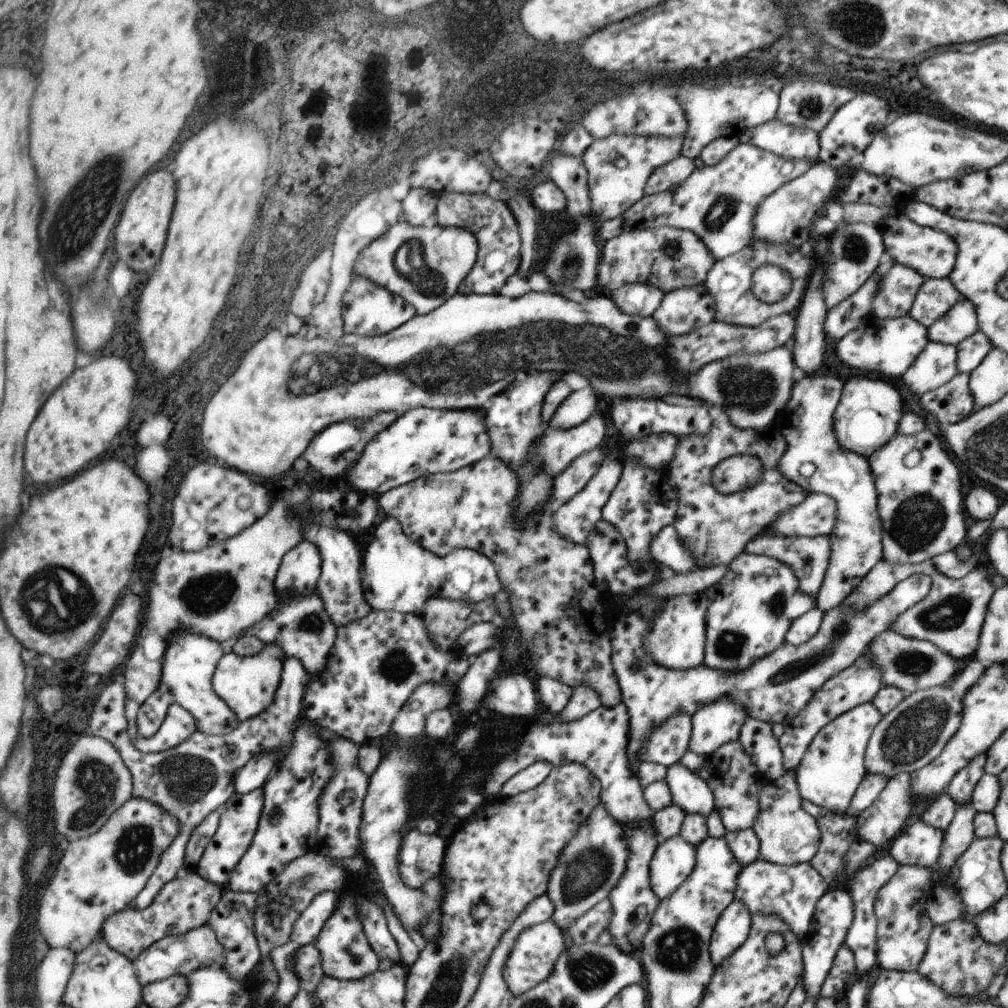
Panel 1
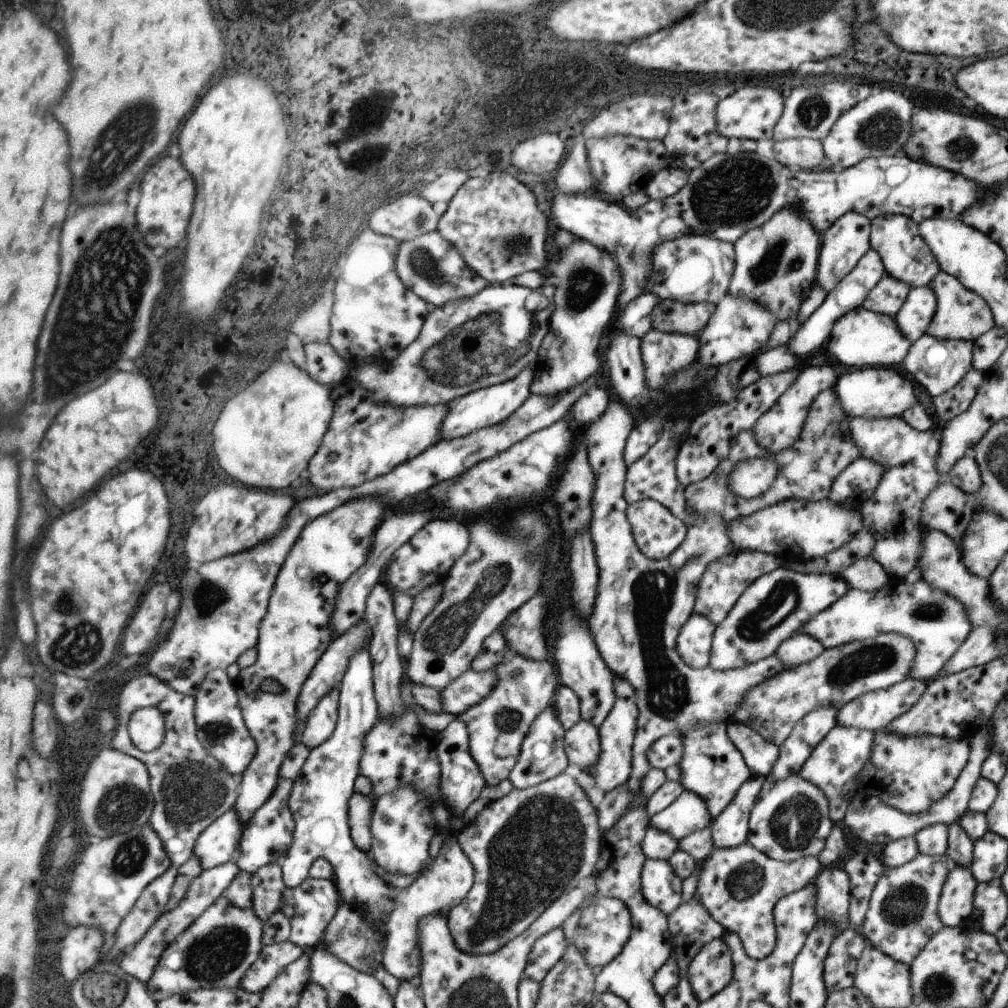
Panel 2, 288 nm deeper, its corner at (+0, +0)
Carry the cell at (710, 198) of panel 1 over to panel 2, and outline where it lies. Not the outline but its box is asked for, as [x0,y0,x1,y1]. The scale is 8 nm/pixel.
[773,138,825,172]

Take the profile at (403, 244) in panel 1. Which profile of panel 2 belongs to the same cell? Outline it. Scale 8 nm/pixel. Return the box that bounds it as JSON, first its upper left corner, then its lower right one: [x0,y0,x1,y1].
[395,230,489,308]

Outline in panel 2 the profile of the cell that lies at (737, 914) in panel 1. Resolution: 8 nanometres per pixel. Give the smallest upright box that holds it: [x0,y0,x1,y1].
[687,938,733,1004]

